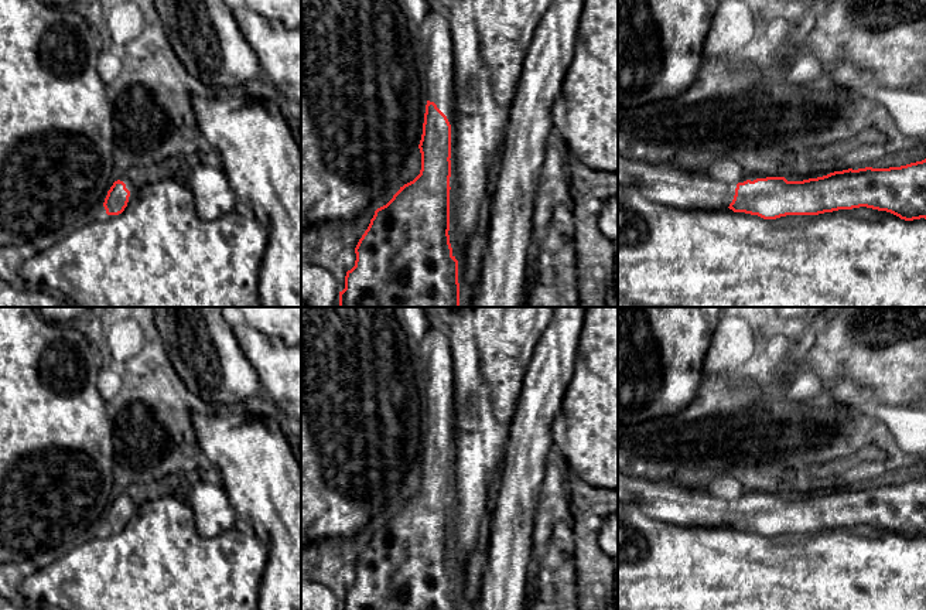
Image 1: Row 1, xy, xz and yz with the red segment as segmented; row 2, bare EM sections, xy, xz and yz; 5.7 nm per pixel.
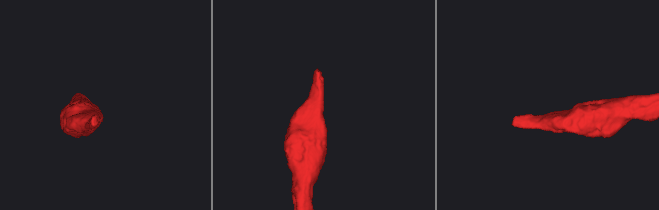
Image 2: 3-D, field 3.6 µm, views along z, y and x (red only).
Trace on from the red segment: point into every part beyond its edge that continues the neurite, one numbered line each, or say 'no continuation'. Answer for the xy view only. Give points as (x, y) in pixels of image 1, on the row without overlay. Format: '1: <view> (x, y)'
no continuation

